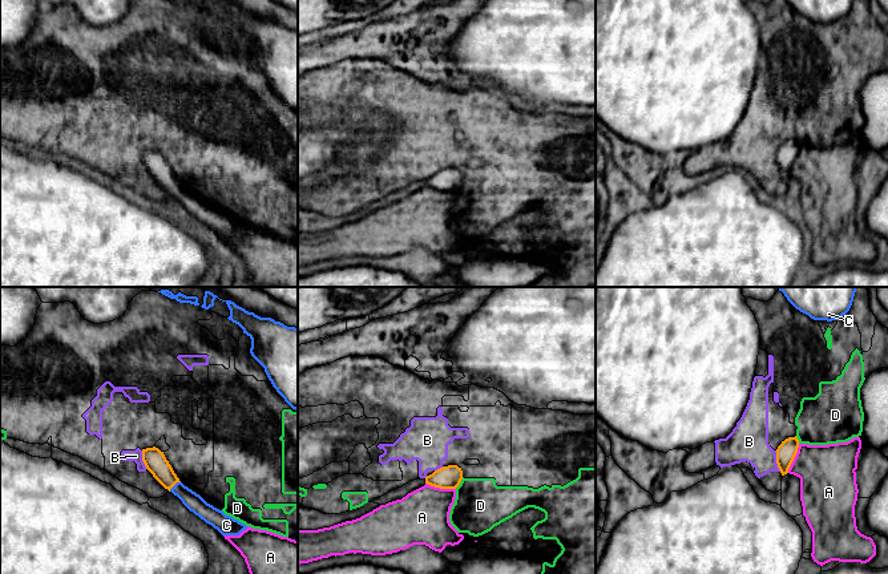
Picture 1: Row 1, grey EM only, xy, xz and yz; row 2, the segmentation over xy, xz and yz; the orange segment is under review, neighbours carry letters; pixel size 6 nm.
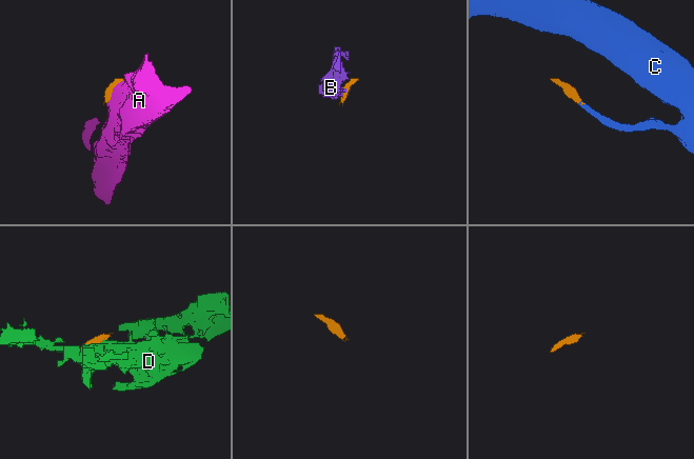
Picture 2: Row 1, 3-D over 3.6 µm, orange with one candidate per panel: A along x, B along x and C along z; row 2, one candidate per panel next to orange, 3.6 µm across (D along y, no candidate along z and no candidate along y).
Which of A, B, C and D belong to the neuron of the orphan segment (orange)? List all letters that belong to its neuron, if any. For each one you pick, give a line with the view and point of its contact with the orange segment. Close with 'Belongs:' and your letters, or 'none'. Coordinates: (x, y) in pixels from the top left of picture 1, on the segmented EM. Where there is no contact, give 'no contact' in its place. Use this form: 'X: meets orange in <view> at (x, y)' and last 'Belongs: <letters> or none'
C: meets orange in xy at (174, 484)
Belongs: C

